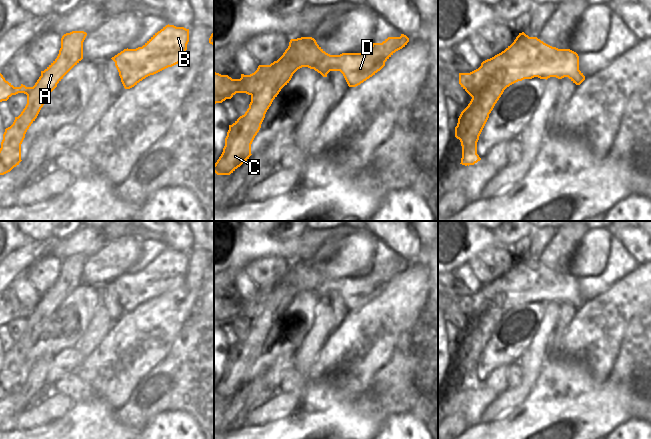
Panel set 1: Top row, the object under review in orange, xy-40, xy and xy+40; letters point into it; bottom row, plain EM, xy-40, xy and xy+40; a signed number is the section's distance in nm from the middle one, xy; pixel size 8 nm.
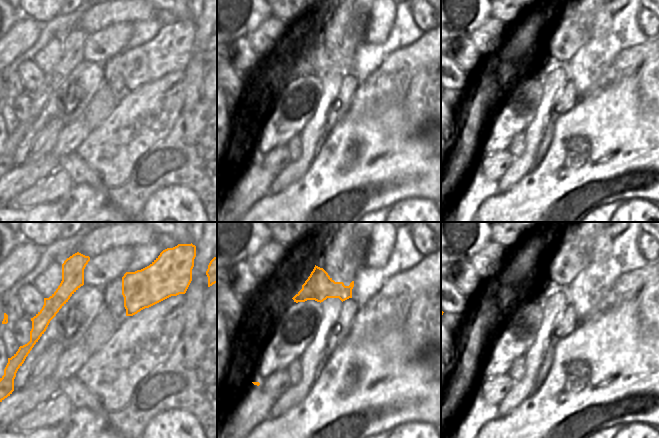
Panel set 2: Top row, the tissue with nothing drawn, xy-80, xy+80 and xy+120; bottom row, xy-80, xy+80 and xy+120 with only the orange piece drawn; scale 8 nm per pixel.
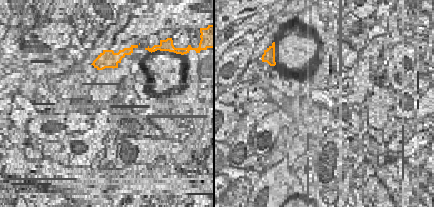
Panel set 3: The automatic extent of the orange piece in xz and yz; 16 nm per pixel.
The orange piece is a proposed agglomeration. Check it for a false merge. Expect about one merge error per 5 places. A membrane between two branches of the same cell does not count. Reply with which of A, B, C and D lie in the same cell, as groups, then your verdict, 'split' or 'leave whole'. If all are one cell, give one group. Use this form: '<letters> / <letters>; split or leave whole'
A C / B D; split

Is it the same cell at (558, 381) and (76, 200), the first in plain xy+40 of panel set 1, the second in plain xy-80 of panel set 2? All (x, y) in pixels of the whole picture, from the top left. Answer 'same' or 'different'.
same

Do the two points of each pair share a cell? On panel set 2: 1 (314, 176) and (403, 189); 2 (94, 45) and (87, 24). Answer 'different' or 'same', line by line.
1: same
2: different

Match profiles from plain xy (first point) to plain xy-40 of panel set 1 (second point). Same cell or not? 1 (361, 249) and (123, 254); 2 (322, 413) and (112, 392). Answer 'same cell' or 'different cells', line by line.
1: same cell
2: different cells

